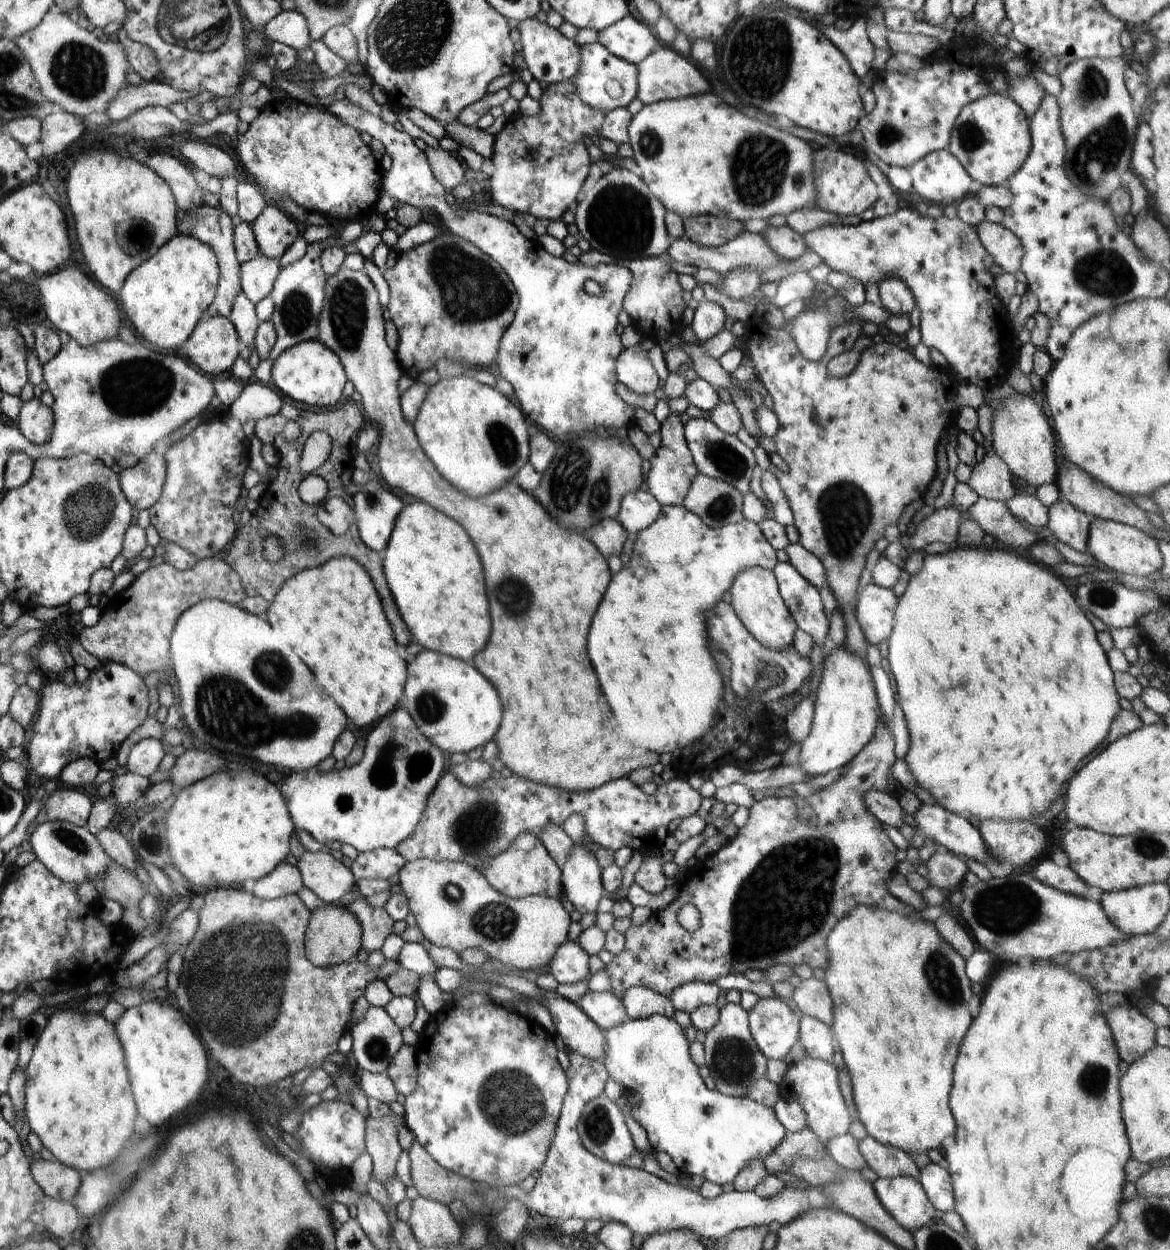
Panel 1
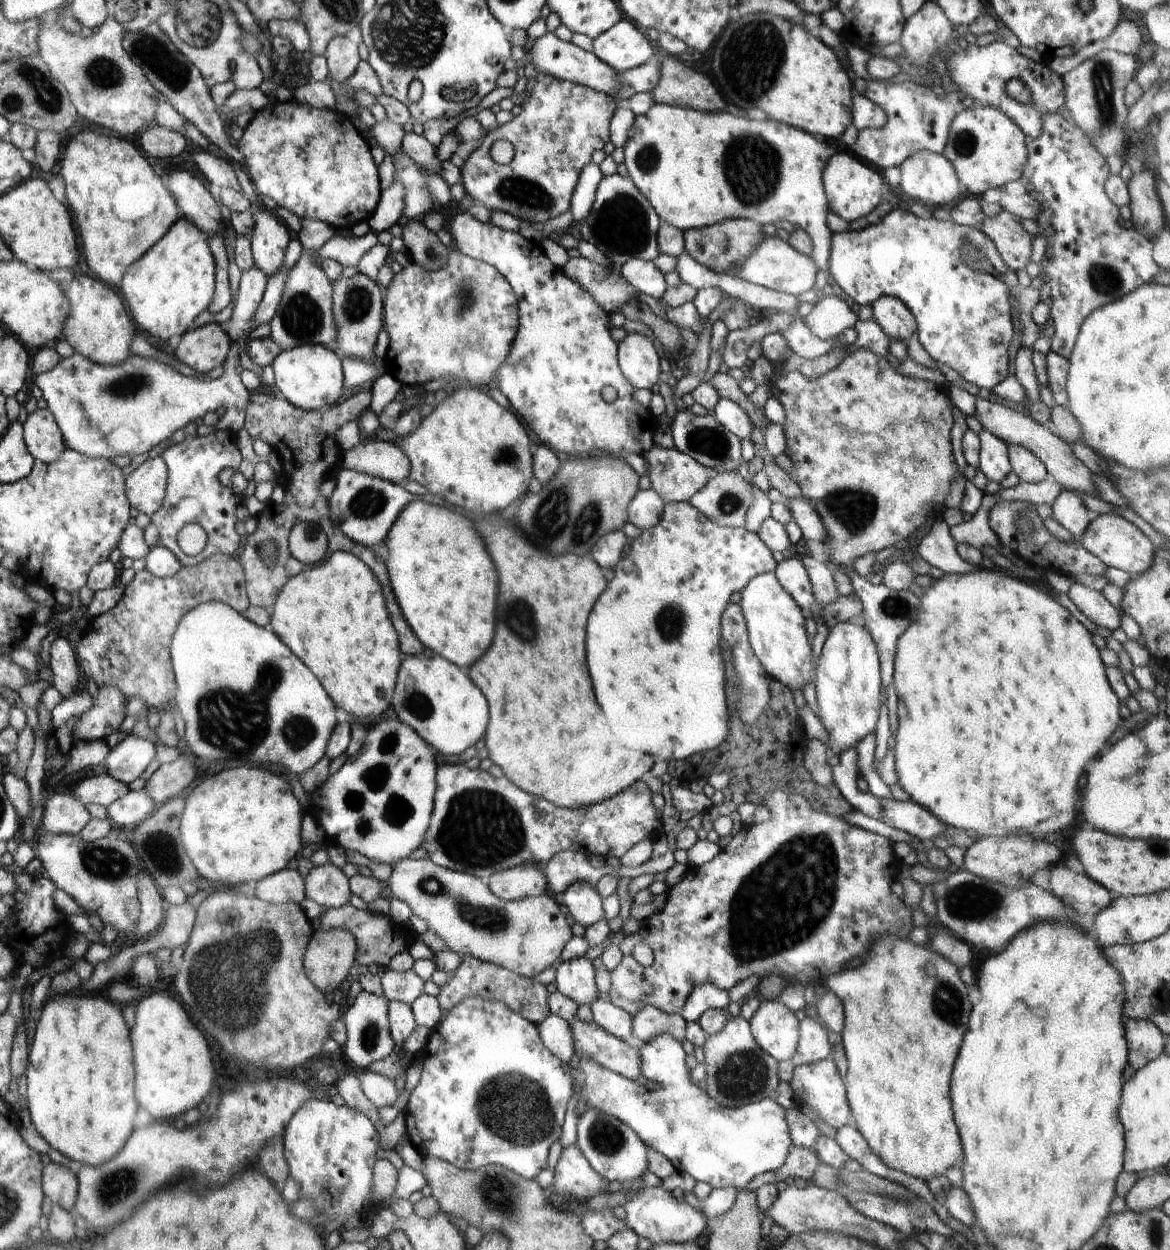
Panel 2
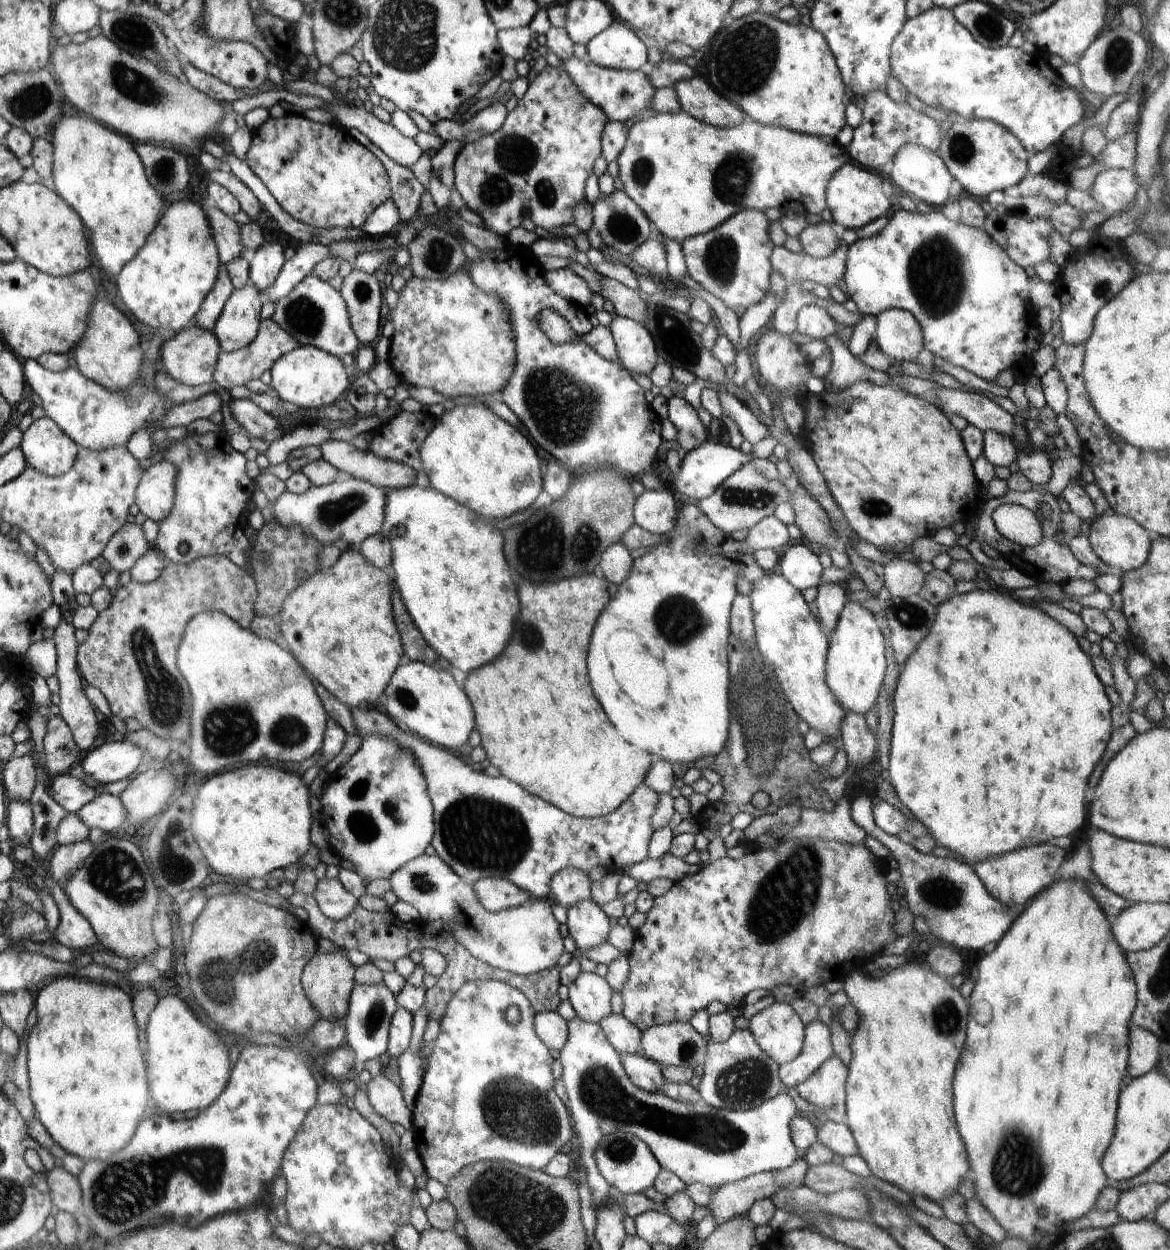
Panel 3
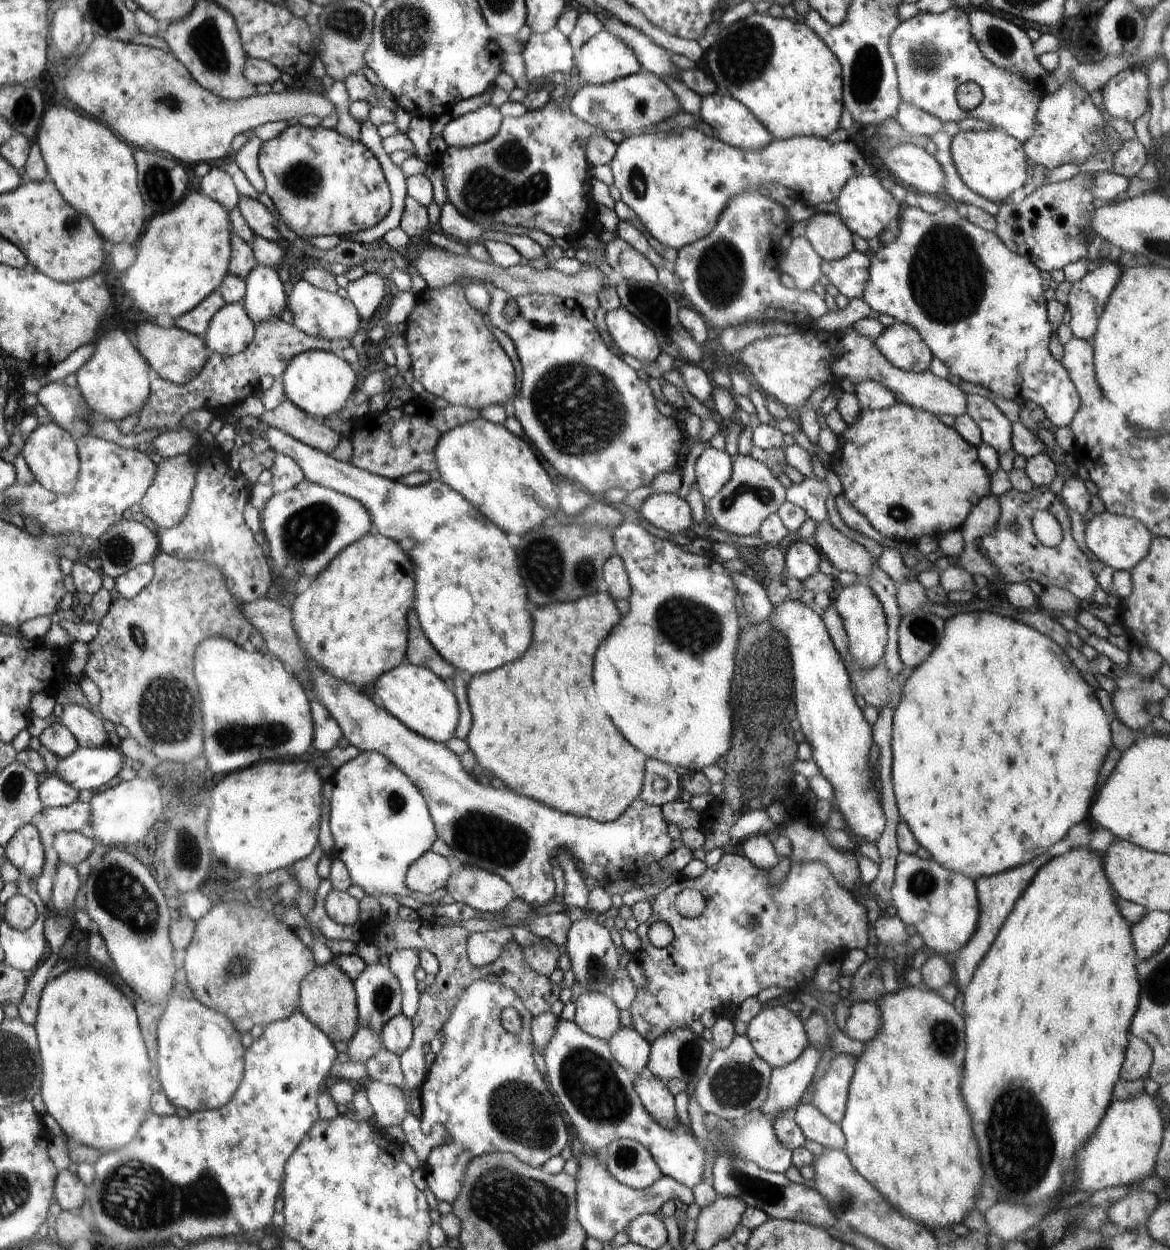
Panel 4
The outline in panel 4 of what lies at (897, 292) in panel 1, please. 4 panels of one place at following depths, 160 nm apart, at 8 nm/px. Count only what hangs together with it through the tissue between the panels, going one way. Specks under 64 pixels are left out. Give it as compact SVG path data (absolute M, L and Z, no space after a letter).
M896 321L893 326L885 328L875 343L891 365L915 373L929 370L933 354L911 326Z

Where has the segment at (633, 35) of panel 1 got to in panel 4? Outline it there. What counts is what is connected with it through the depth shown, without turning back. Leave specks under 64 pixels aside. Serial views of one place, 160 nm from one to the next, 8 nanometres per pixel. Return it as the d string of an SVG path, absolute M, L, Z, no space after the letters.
M604 29L575 51L573 66L579 70L581 84L592 85L611 83L642 70L632 49Z

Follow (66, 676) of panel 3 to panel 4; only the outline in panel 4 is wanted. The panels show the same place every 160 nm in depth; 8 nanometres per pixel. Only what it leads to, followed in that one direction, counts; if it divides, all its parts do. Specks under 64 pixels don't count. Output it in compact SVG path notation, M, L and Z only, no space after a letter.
M76 703L63 708L60 722L74 735L80 747L97 749L109 745L103 719Z

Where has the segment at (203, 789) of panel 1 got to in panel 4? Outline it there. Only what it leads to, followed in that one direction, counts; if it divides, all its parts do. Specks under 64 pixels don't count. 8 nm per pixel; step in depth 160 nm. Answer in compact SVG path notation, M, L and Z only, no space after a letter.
M262 761L222 778L209 792L211 808L207 837L216 862L224 862L232 870L242 870L251 879L264 877L274 870L288 868L306 858L318 845L322 818L322 795L326 783L314 765L304 762Z

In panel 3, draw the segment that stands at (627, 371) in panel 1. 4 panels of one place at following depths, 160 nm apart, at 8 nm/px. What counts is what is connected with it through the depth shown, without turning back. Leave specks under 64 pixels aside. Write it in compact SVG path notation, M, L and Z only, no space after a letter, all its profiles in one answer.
M613 315L609 328L622 364L629 371L650 375L660 360L646 327L635 320Z

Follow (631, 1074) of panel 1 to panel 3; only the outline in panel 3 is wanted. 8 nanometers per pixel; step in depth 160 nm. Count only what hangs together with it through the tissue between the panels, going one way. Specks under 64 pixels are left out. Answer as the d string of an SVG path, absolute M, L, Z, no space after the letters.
M576 1016L567 1021L567 1027L567 1043L557 1054L558 1073L566 1090L574 1137L579 1142L577 1157L586 1166L586 1180L592 1192L594 1208L603 1207L613 1193L612 1187L600 1174L594 1158L600 1138L613 1131L637 1136L650 1149L661 1168L676 1174L687 1186L698 1183L721 1187L756 1173L788 1168L801 1156L792 1142L790 1128L791 1120L798 1112L794 1100L786 1090L764 1104L745 1111L720 1110L704 1102L681 1103L664 1093L649 1093L638 1088L626 1074L619 1052L608 1042L598 1023L589 1023Z

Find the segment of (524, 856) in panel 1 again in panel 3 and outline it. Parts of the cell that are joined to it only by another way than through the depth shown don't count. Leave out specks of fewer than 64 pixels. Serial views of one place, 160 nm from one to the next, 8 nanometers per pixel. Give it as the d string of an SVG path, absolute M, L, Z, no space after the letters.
M485 878L471 885L482 906L493 913L521 907L531 899L527 892L506 879Z

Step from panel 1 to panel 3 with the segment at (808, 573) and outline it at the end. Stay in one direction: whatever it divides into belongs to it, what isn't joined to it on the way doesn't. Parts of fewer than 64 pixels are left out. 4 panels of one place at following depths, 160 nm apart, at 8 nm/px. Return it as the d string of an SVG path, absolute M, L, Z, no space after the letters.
M830 583L818 586L816 596L816 606L818 607L819 620L826 627L826 634L832 636L836 628L840 612L844 608L846 602L849 601L848 596L838 583Z

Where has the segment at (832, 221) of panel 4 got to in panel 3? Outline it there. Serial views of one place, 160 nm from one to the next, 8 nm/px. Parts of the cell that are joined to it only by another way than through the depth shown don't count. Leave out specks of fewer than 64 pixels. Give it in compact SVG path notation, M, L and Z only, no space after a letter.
M822 221L819 224L806 225L798 238L804 253L811 257L830 256L839 247L841 240L832 223Z

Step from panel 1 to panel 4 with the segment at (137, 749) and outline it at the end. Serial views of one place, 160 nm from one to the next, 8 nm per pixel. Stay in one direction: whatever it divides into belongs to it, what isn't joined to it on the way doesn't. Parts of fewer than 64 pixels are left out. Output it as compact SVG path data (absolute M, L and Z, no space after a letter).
M106 745L97 749L87 749L78 747L71 755L60 757L58 764L52 770L47 770L51 775L64 779L72 785L77 791L93 790L96 792L112 784L111 778L117 776L122 768L122 760L126 757L120 748L112 745Z

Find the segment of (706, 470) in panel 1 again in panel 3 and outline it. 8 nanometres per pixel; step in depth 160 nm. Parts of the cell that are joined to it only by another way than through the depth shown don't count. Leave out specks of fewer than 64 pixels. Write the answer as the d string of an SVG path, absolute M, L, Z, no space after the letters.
M674 394L667 400L667 404L668 418L678 431L676 441L680 444L681 455L698 448L704 441L712 440L710 435L706 434L708 428L705 428L698 419L697 411L683 396L678 397Z

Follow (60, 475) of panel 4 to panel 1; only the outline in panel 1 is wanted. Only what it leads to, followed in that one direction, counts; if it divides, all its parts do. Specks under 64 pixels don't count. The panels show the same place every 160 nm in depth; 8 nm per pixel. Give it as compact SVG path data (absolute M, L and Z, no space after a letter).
M34 397L22 405L16 425L28 442L42 446L50 440L55 428L53 410Z

